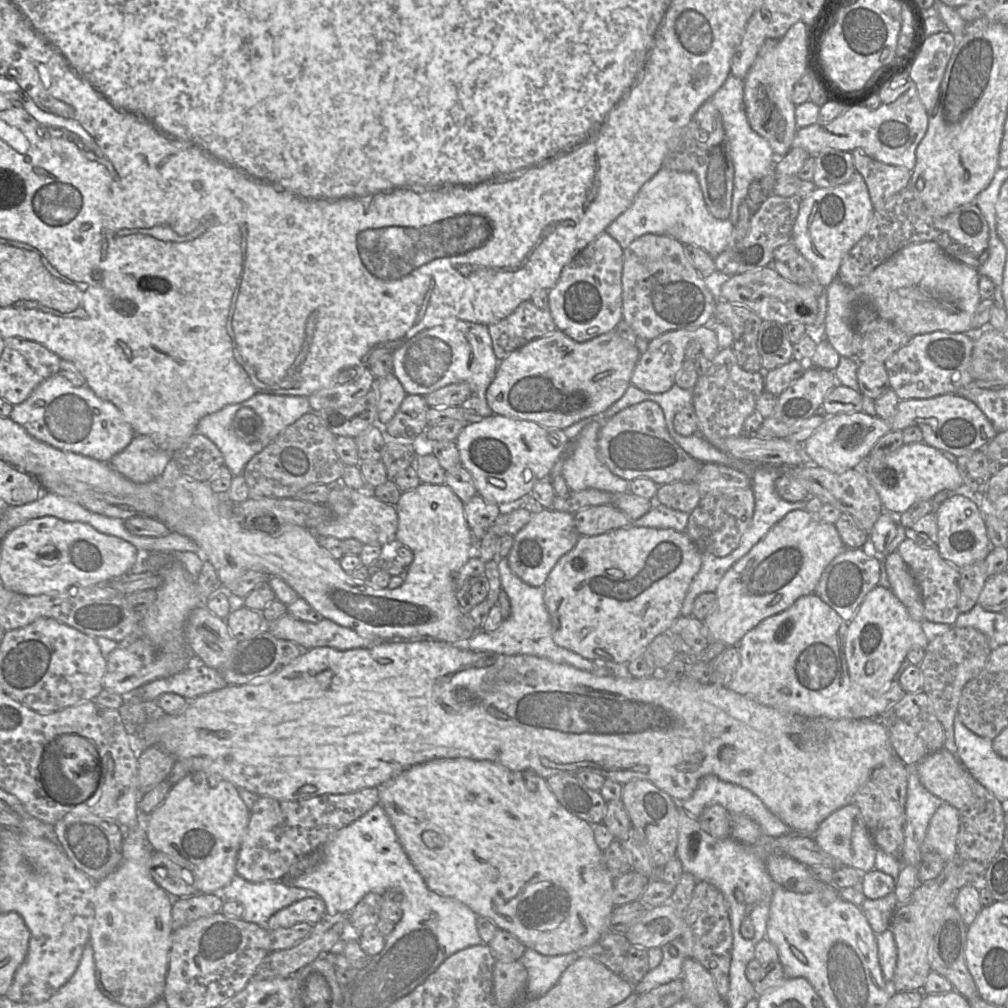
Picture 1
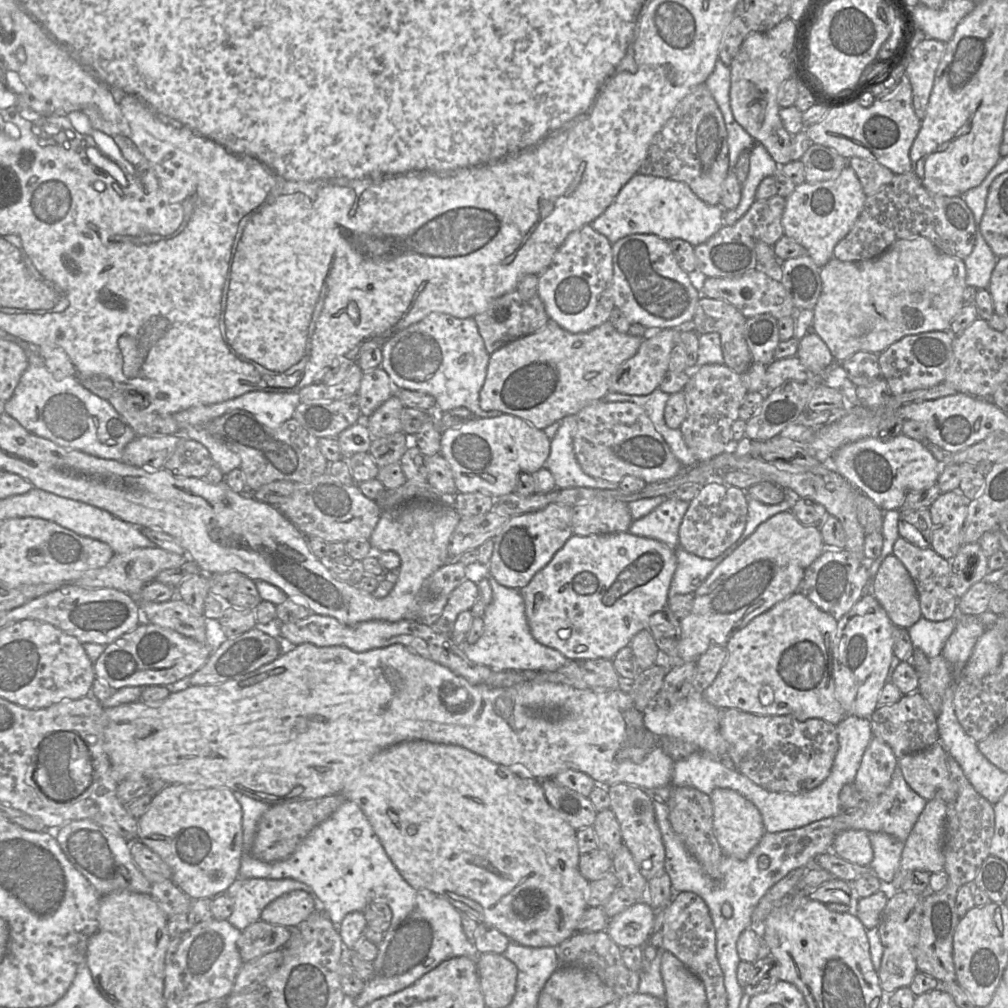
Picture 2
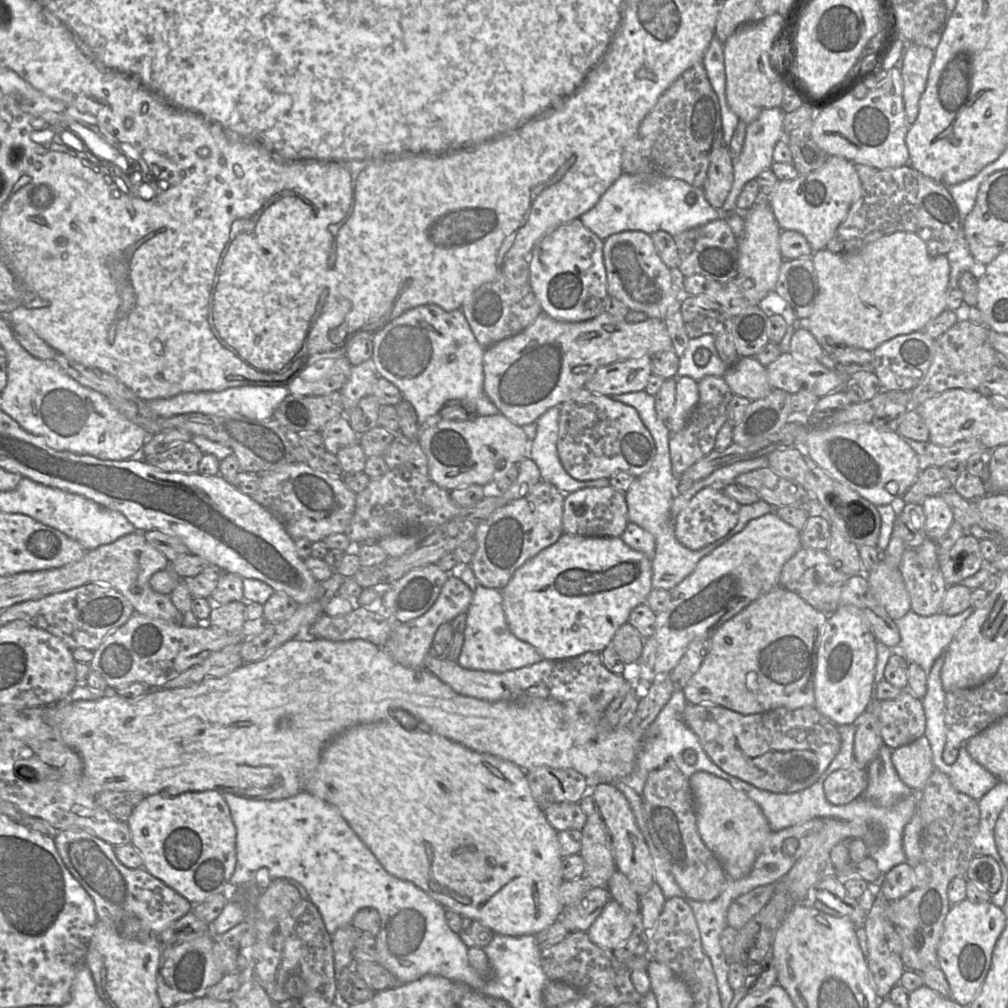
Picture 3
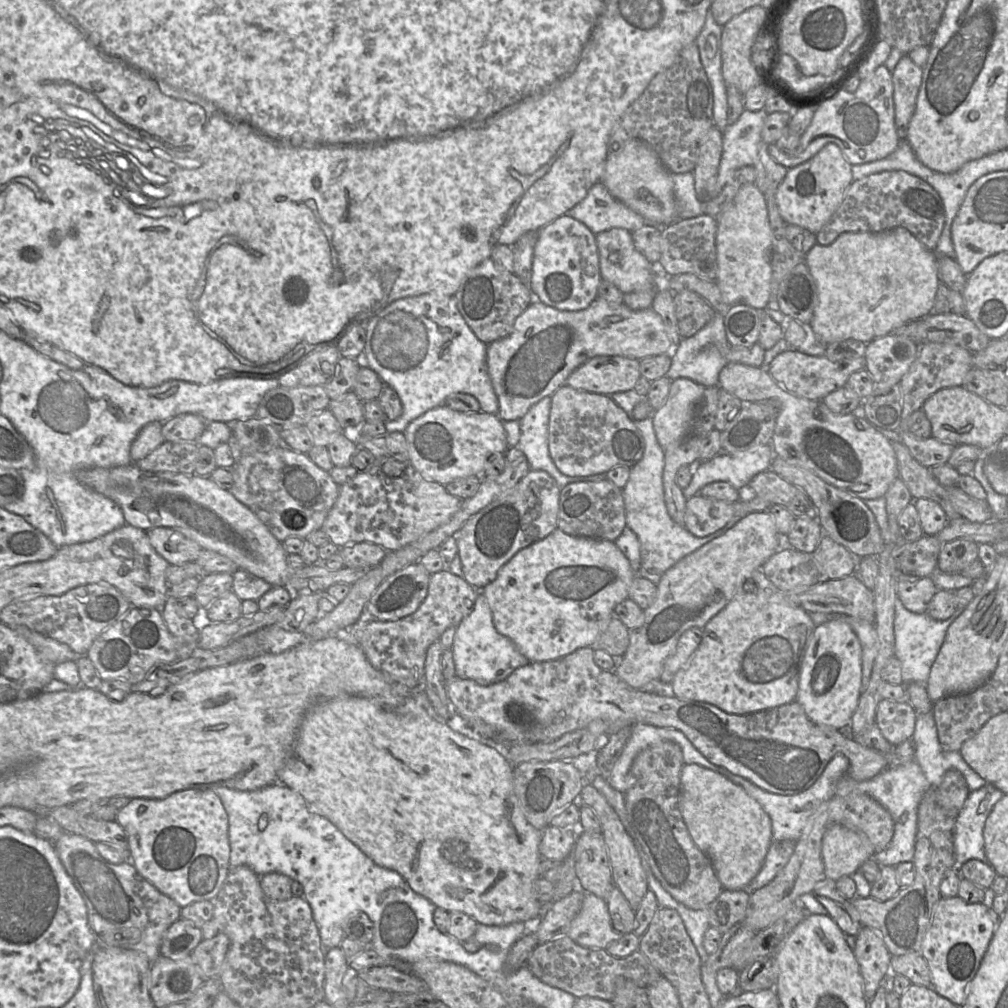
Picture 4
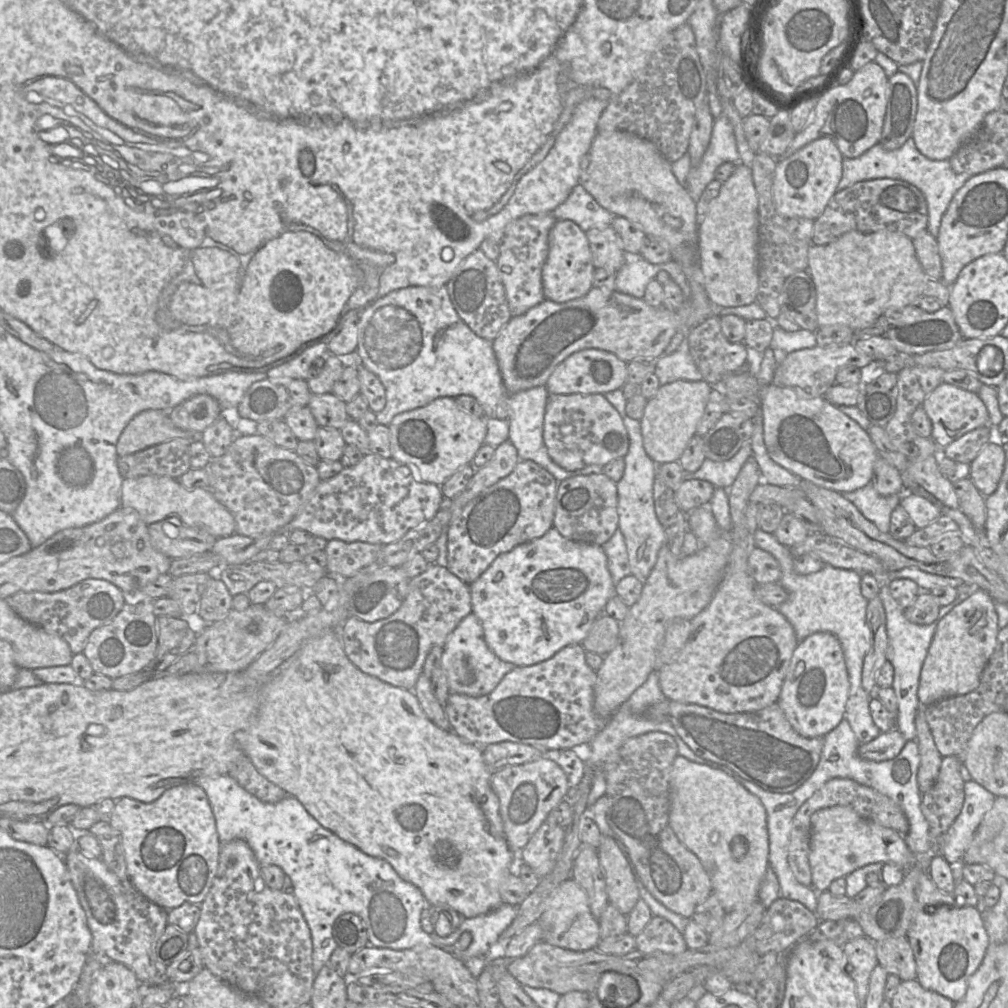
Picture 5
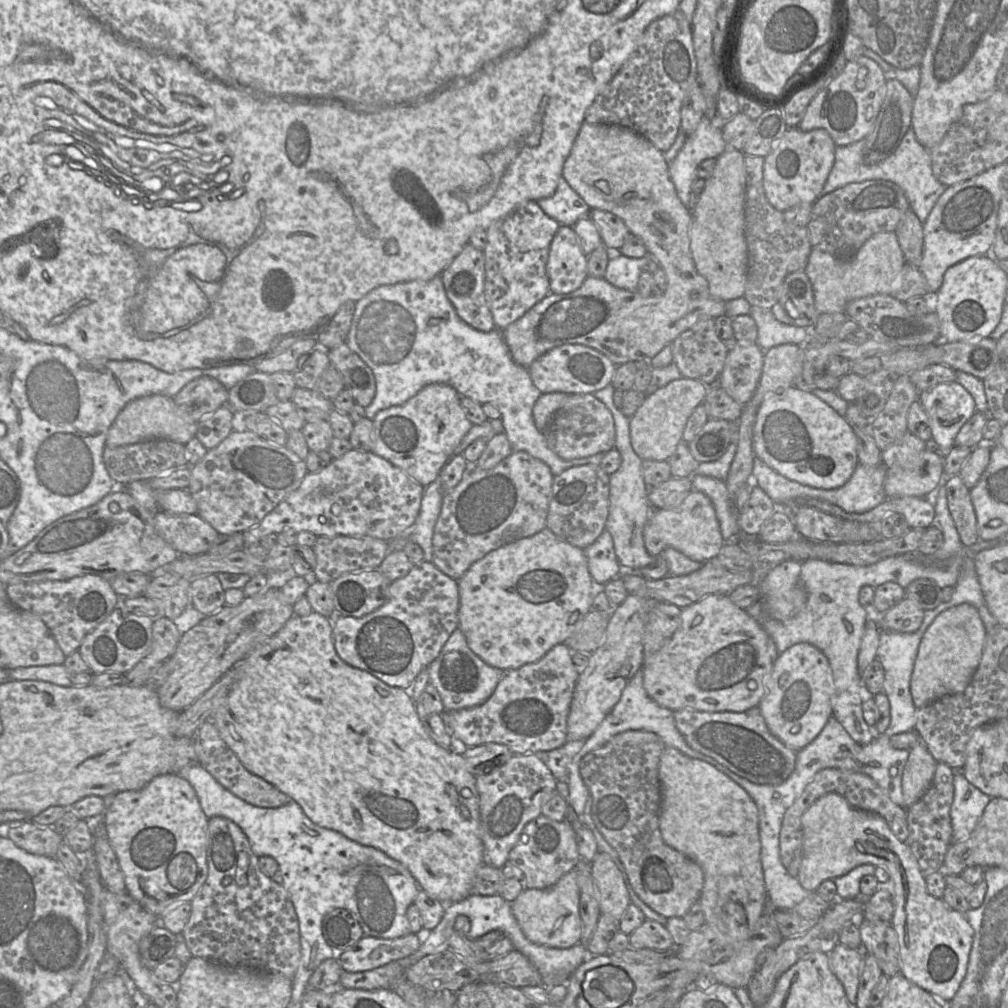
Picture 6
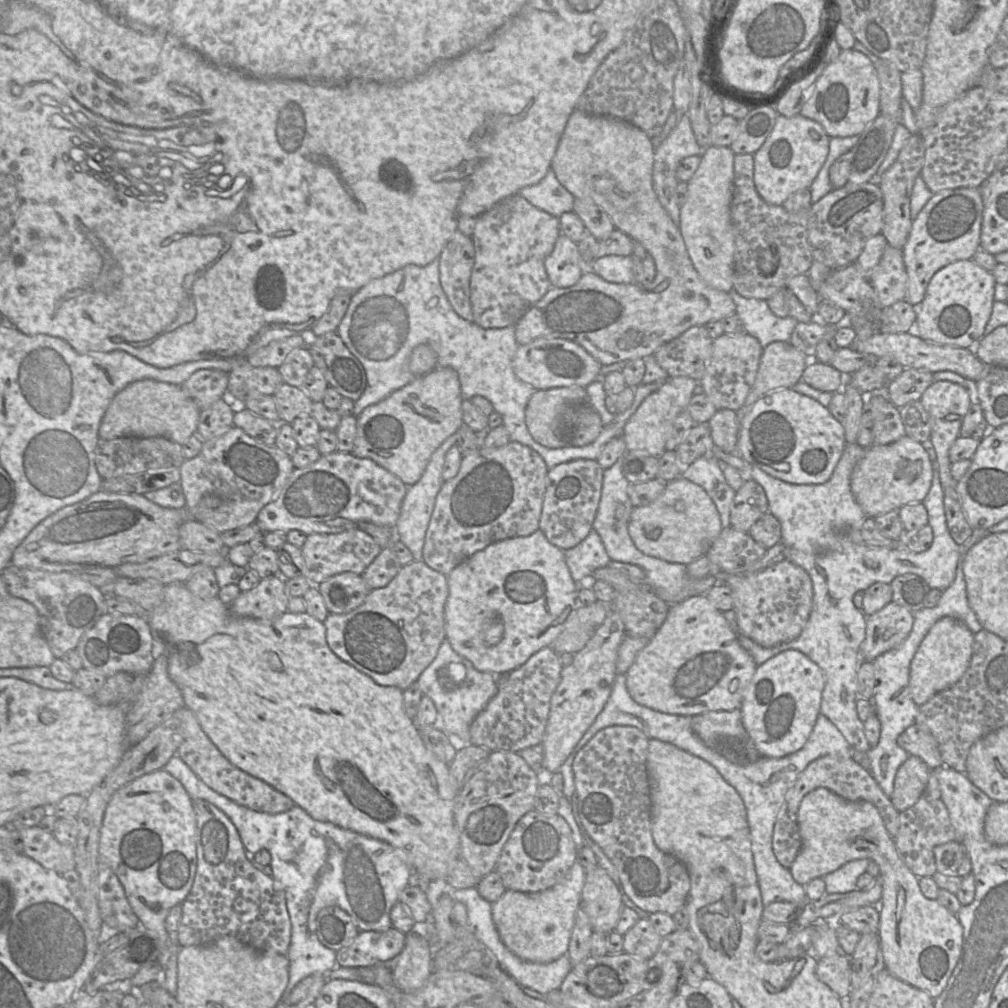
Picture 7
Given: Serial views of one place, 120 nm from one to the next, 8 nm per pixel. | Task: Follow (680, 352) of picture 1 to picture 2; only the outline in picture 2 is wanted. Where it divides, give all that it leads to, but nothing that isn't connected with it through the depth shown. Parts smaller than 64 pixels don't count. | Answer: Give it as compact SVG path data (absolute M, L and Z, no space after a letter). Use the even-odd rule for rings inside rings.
M663 329L650 333L648 338L643 338L638 352L626 362L611 377L609 392L618 392L629 395L648 395L659 388L665 374L669 371L670 353L673 347L679 343L679 332L681 329Z

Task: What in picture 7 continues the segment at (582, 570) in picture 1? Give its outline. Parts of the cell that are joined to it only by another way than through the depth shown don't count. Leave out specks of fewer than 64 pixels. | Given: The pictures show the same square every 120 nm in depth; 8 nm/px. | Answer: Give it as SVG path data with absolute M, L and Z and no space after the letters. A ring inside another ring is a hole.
M539 529L528 536L507 538L491 543L456 566L447 575L447 581L449 594L445 605L446 639L449 641L453 650L469 660L476 670L490 672L495 675L506 675L510 673L523 665L537 651L546 646L550 646L564 629L565 622L570 613L577 607L582 606L577 601L578 589L580 588L570 574L564 552L551 544Z

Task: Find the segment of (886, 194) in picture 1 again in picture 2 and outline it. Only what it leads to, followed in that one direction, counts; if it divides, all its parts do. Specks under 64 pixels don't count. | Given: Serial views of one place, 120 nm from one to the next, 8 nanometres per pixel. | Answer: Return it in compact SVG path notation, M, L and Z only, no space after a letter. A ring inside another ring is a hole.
M852 157L848 165L855 171L866 197L877 193L895 177L889 168L873 160Z

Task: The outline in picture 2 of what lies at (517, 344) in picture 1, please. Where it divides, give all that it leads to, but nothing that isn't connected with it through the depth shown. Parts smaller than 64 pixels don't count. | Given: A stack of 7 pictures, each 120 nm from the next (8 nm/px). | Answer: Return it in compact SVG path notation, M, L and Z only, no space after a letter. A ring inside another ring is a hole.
M513 290L494 299L484 312L474 316L474 320L491 355L503 345L541 330L550 322L550 317L539 296L525 298L517 290Z

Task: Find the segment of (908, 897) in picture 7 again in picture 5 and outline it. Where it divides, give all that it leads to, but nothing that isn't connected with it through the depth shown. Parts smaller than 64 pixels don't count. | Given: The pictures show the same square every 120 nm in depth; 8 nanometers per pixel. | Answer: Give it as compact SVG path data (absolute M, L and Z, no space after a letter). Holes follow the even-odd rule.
M835 805L812 814L809 865L815 891L827 891L833 880L875 862L893 863L906 871L916 864L916 859L902 835L861 817L850 806ZM922 870L917 878L912 923L906 934L916 963L916 980L953 1003L961 1000L969 977L981 963L989 938L981 912L975 906L959 905L951 893L940 891Z

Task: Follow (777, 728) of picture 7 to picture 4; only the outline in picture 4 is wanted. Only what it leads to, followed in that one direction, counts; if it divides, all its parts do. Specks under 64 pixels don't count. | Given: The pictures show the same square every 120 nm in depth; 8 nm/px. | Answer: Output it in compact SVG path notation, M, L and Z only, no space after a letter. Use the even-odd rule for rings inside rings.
M842 618L816 626L805 649L795 699L808 718L835 729L851 726L862 693L861 684L862 647L851 626Z

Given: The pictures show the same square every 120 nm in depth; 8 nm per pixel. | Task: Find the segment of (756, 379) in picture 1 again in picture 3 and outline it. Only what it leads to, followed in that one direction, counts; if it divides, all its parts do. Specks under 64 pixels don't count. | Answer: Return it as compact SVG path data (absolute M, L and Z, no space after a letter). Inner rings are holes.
M706 376L697 384L698 404L692 411L686 426L679 432L672 433L669 440L672 471L678 478L694 463L714 450L717 433L727 422L726 408L733 395L723 377Z

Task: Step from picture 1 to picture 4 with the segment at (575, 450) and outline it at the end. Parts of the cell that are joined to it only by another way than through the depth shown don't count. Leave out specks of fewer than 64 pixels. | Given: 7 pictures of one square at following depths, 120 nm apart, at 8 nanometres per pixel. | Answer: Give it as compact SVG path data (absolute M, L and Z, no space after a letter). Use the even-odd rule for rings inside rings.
M551 396L534 404L520 421L521 435L516 447L526 456L532 470L545 471L557 483L559 489L576 482L599 482L606 474L591 476L566 476L554 464L549 453L549 419Z

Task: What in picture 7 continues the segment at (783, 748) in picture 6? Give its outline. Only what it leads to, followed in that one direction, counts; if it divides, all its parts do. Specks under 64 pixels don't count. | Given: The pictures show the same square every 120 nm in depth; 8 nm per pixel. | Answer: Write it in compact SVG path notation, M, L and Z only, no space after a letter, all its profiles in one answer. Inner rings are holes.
M740 709L693 715L691 728L707 747L731 762L749 763L762 757L743 726Z

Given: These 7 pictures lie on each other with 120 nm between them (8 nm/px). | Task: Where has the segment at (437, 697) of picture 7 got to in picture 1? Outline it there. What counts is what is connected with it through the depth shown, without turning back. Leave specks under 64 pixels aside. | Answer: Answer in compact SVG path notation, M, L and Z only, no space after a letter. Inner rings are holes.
M507 557L498 561L498 570L502 591L505 592L510 602L511 614L494 632L478 631L461 645L463 648L472 652L493 652L508 656L531 655L588 672L597 667L608 667L615 676L630 676L627 672L627 665L613 662L594 662L556 645L553 641L553 627L544 603L542 587L532 587L521 581L511 571Z

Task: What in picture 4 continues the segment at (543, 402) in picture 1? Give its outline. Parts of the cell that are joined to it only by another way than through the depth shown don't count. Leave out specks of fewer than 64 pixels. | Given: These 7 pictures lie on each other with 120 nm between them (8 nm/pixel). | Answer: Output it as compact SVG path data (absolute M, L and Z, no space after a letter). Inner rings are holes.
M598 296L586 309L565 311L535 299L516 319L510 334L487 346L487 370L498 399L497 415L502 421L519 421L534 404L565 385L570 374L591 358L623 356L641 360L670 354L673 347L661 317L651 307L635 311L624 303L610 303Z

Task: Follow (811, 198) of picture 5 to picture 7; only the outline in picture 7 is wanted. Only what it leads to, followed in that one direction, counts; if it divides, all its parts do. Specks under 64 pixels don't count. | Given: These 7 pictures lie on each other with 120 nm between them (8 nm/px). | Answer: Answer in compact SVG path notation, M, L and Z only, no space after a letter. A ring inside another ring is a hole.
M801 114L786 118L777 116L775 126L754 157L754 184L759 196L769 205L782 206L785 200L793 193L809 189L820 169L826 161L829 152L829 136L823 127L814 120L803 117Z

